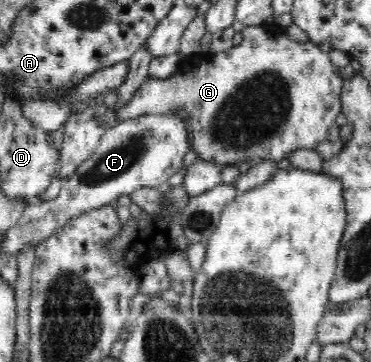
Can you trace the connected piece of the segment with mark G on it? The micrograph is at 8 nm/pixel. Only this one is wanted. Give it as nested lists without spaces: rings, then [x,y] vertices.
[[[257,26],[245,27],[242,31],[242,41],[237,46],[233,46],[225,51],[220,51],[212,55],[207,55],[205,60],[198,66],[190,68],[187,72],[175,72],[167,79],[149,78],[140,85],[140,88],[134,93],[133,98],[123,104],[119,110],[115,111],[119,121],[135,118],[144,114],[163,114],[167,116],[176,116],[177,110],[183,108],[187,112],[187,118],[183,121],[187,129],[190,148],[197,153],[200,160],[205,162],[214,162],[219,166],[237,165],[239,162],[252,162],[262,159],[268,161],[280,161],[287,154],[299,148],[315,149],[317,145],[328,138],[329,128],[335,124],[337,114],[342,112],[341,95],[343,94],[343,84],[345,80],[339,74],[339,66],[335,66],[329,58],[328,52],[319,49],[319,45],[311,42],[297,42],[291,40],[288,36],[279,36],[271,38],[271,32],[267,28],[257,28]]]

